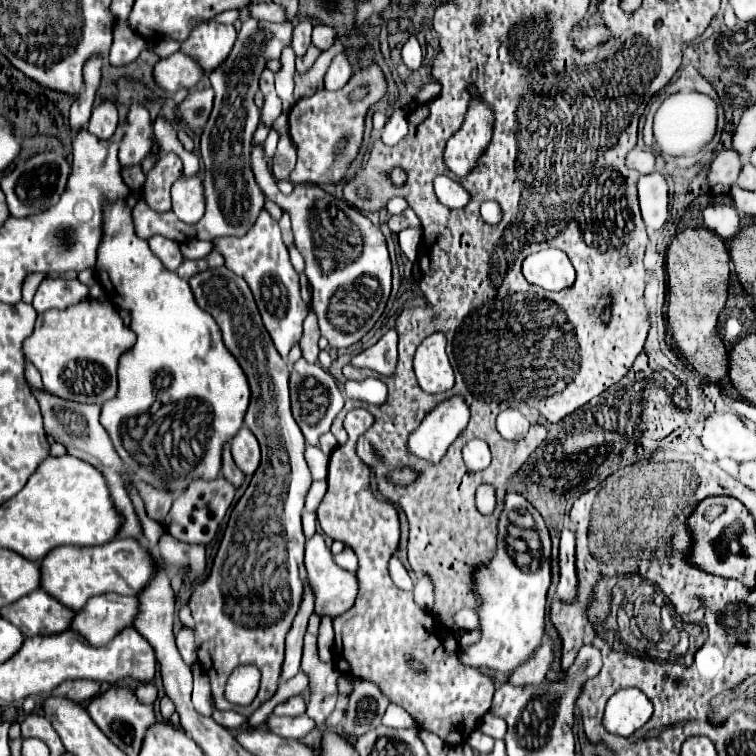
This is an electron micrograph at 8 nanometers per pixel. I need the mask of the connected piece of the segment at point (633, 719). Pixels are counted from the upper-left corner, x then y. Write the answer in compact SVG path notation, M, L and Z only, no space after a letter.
M618 690L606 704L604 728L608 732L632 730L632 734L645 725L652 716L650 700L638 690Z

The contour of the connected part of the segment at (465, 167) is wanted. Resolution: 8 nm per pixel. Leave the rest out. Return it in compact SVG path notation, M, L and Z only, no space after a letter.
M472 90L472 106L466 114L466 120L462 128L448 140L444 152L444 162L456 176L466 176L474 168L478 154L482 154L490 142L490 124L490 108L482 104L478 94Z

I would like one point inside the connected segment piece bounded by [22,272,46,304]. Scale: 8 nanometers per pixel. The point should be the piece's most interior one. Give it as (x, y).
(32, 280)

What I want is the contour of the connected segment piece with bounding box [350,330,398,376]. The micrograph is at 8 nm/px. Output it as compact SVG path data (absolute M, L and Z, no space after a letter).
M388 330L374 346L354 356L350 364L356 368L370 368L382 376L390 376L397 365L397 341L397 332Z

